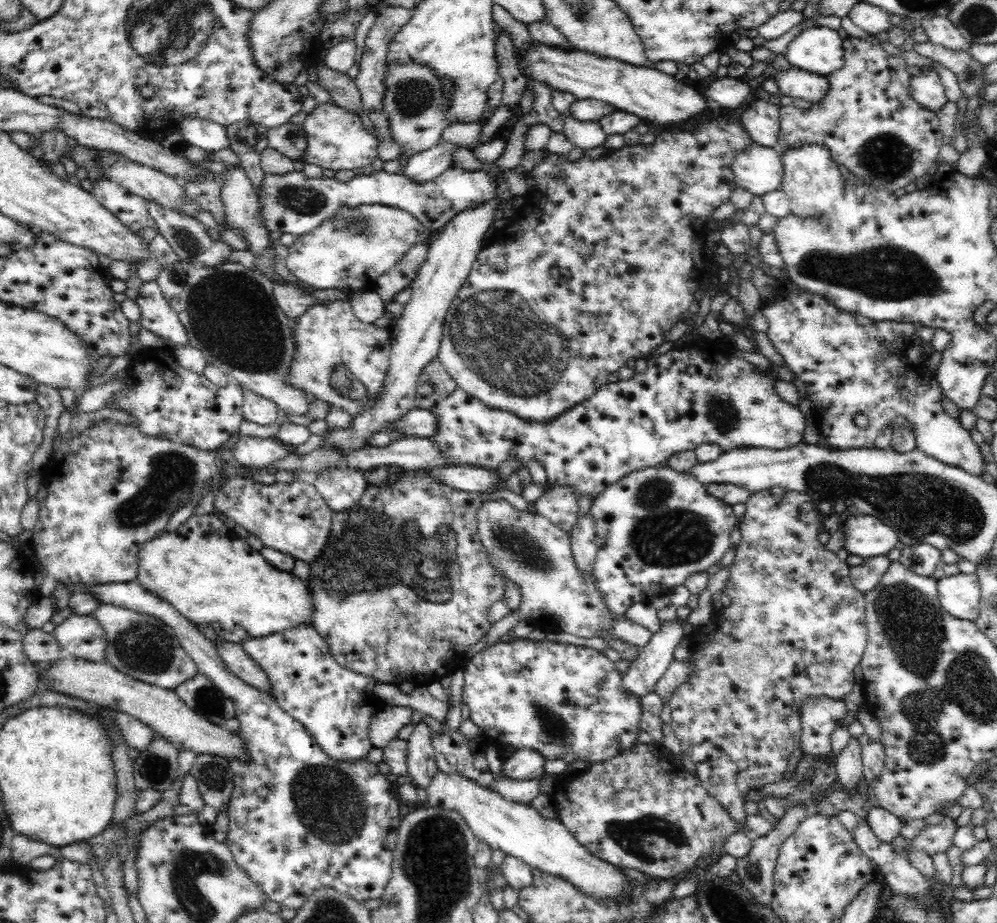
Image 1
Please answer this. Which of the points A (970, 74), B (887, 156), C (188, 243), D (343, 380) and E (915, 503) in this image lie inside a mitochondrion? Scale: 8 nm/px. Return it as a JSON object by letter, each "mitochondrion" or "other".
{"A":"mitochondrion","B":"mitochondrion","C":"mitochondrion","D":"mitochondrion","E":"mitochondrion"}

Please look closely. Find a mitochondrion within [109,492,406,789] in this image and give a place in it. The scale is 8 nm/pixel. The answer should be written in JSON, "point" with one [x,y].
{"point":[142,648]}

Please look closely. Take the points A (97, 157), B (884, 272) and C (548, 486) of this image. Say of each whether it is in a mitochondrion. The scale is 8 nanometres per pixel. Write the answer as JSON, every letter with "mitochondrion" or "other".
{"A":"other","B":"mitochondrion","C":"other"}

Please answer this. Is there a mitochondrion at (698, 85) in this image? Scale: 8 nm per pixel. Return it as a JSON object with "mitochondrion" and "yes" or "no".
{"mitochondrion":"no"}

